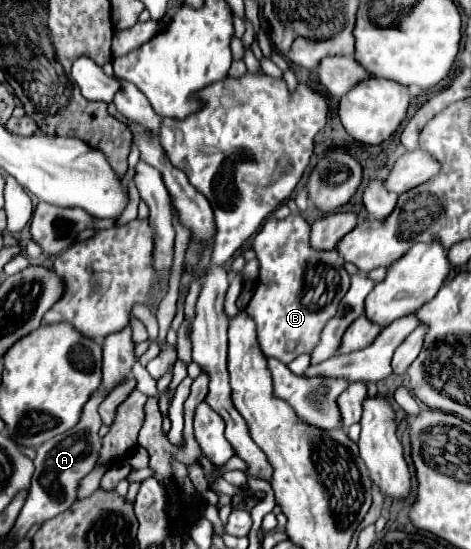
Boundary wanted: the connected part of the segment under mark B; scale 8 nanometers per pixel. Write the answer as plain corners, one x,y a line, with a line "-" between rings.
270,215
256,233
252,249
260,261
260,275
256,281
256,293
246,311
258,325
258,341
264,355
290,363
302,353
312,353
318,345
324,325
336,315
336,309
350,287
350,277
344,269
344,259
336,251
314,251
310,247
310,225
300,215
290,215
282,221

